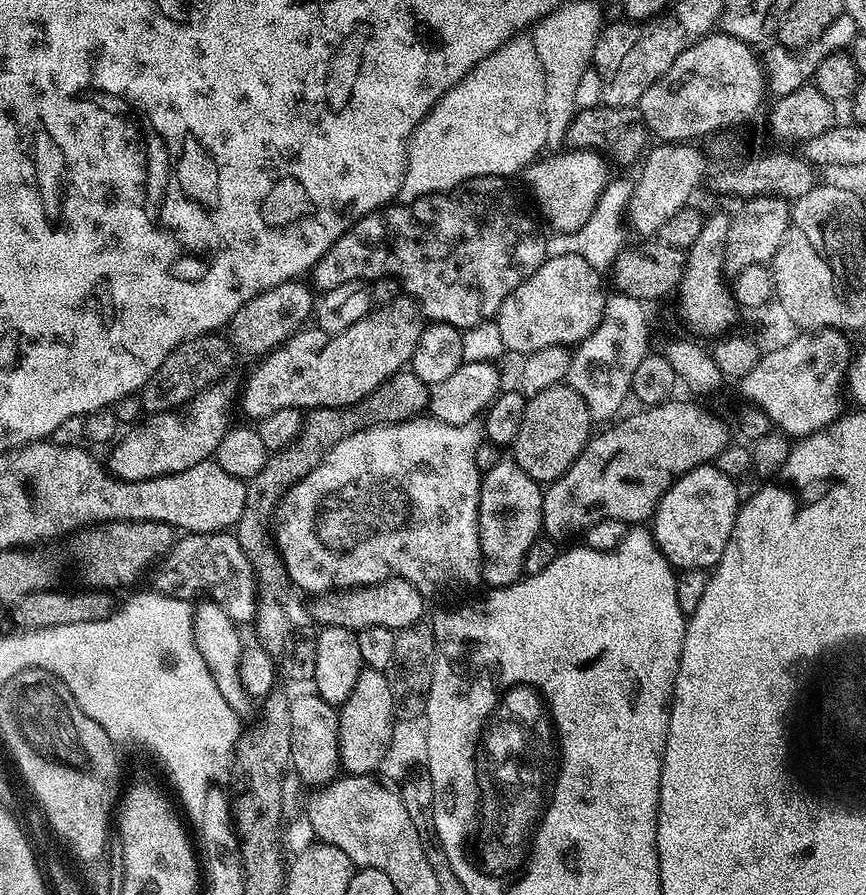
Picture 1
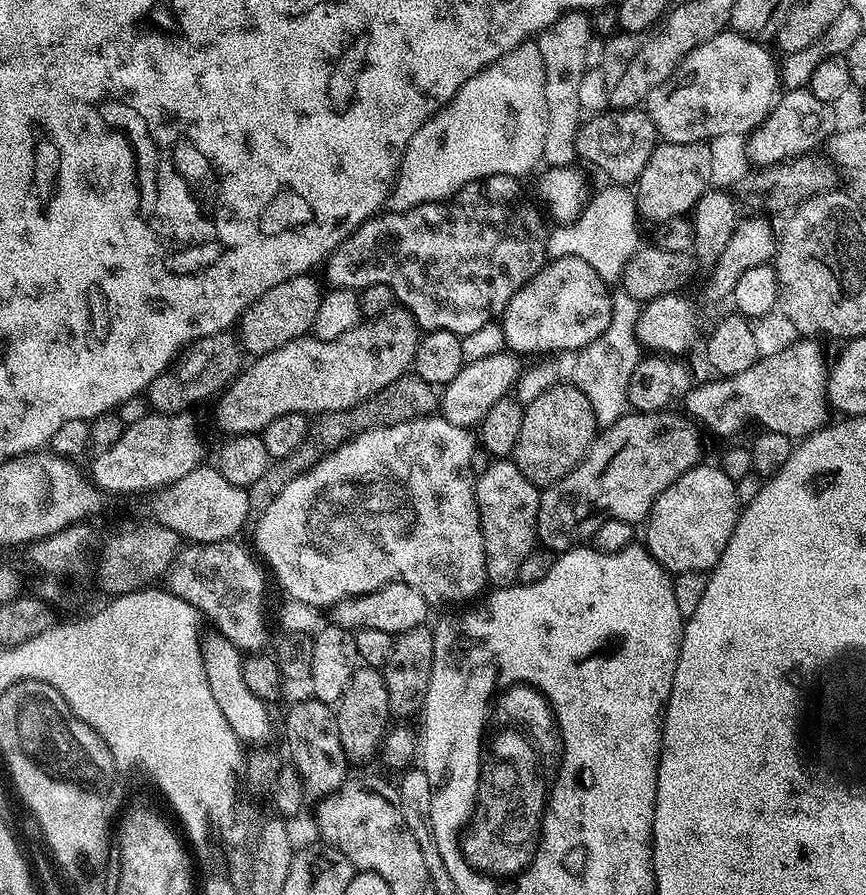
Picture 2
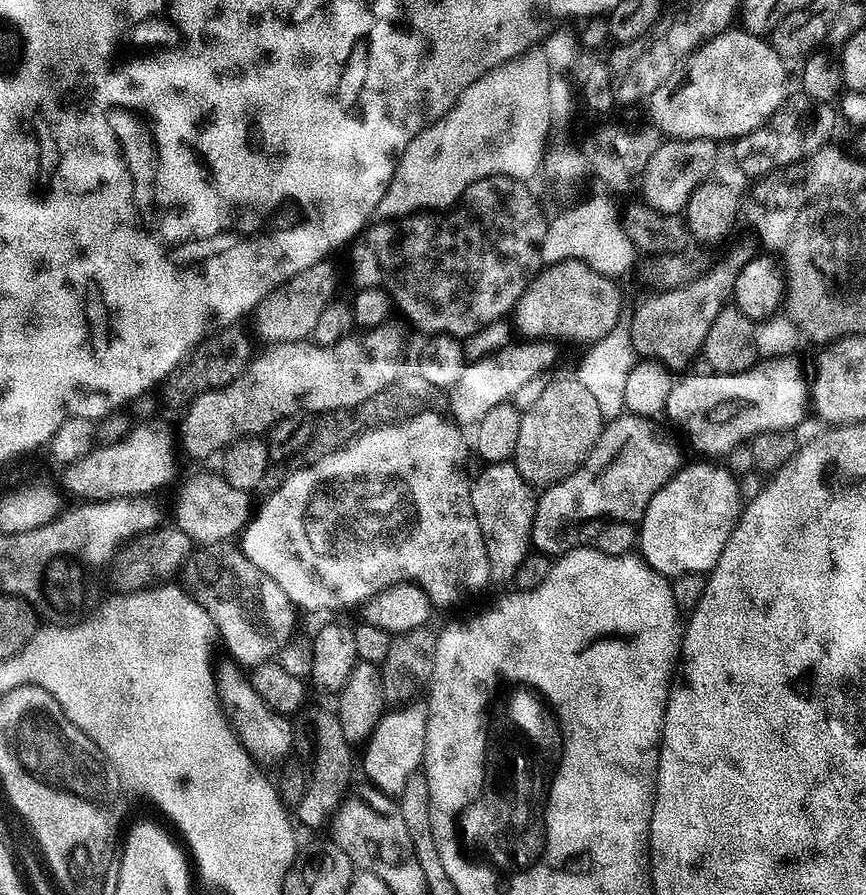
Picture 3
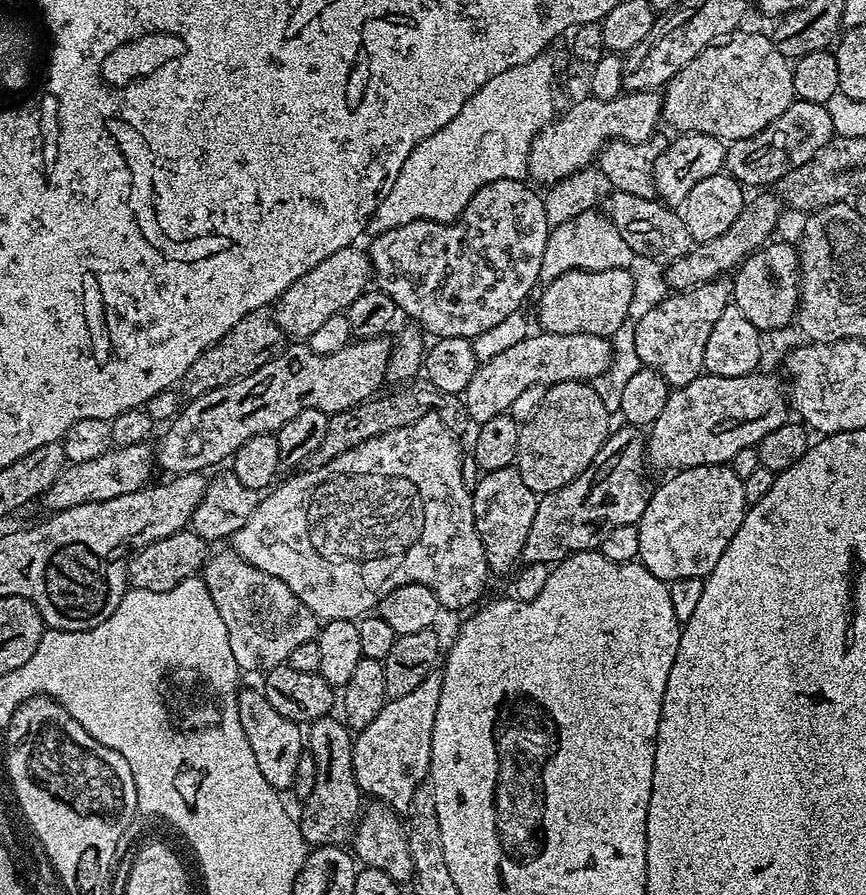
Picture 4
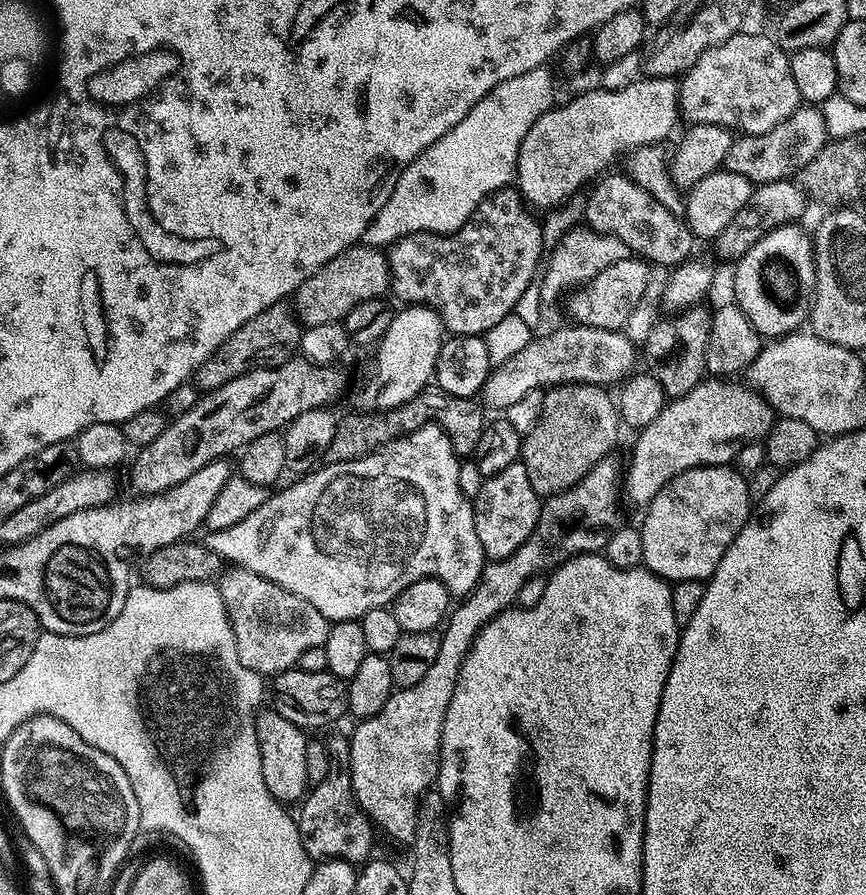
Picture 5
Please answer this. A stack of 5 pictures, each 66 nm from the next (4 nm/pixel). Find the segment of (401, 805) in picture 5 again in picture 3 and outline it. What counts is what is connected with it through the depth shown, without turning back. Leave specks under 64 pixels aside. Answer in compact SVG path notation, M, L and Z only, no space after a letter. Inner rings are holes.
M625 414L607 421L600 432L598 442L592 452L584 459L584 465L574 474L562 478L557 484L550 484L537 495L534 522L532 523L532 548L538 552L545 552L548 556L559 558L566 552L573 552L575 548L591 545L594 540L594 523L604 521L626 522L636 524L646 514L646 506L650 506L650 498L675 472L680 471L680 444L664 428L656 425L655 419L646 416ZM388 710L381 718L372 737L363 747L364 772L368 780L376 788L389 792L392 798L399 797L402 786L406 786L406 778L421 771L426 746L426 728L428 726L427 711L408 712L412 710Z

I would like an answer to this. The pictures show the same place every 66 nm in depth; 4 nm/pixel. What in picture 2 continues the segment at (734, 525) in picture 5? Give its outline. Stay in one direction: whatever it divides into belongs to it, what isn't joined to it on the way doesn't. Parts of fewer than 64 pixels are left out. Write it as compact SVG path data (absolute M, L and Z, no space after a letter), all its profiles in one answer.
M701 462L690 469L678 482L674 482L654 502L652 512L648 515L648 541L646 547L652 557L658 561L670 574L678 572L707 573L716 567L722 558L726 546L730 542L730 534L734 534L734 526L738 515L736 502L736 481L726 478L715 463Z

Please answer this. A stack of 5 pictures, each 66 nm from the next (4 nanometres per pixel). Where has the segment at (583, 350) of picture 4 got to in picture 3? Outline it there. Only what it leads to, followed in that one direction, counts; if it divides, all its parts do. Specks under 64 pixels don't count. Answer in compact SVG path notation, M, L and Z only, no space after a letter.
M547 341L513 342L507 348L498 350L496 355L487 356L481 360L474 360L465 363L462 370L462 378L454 382L454 386L447 393L446 408L450 413L451 419L457 425L475 426L478 421L494 406L499 403L511 401L514 394L518 394L520 387L530 378L547 373L547 368L556 360L557 345Z

